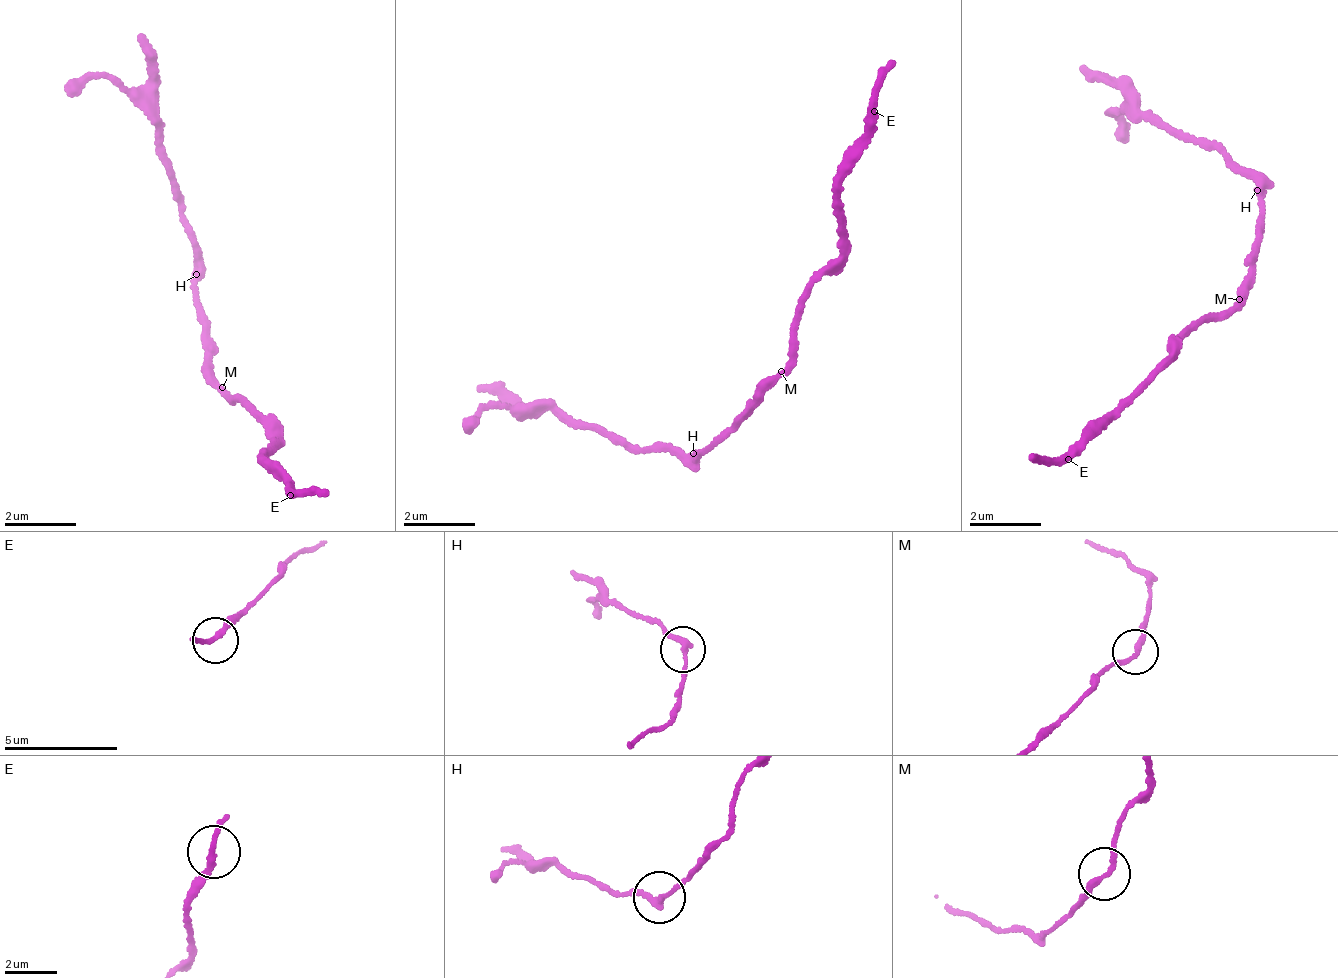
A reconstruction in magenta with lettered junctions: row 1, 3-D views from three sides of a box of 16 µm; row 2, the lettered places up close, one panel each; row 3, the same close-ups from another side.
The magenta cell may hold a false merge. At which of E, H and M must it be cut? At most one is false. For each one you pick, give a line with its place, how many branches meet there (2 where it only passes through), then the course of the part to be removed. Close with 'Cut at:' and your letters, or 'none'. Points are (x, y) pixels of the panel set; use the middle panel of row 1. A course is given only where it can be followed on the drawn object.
H: place (693, 453); branches 2; course (694, 453), (652, 453), (557, 405), (492, 406), (462, 427)
Cut at: H

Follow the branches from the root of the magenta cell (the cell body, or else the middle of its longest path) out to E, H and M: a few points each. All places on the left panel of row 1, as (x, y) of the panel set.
E: (212, 364), (217, 383), (261, 419), (271, 442), (263, 462), (278, 474), (278, 482), (290, 495)
H: (212, 364), (212, 333), (199, 326), (199, 303), (194, 299), (194, 283), (199, 272)
M: (212, 364), (217, 383), (222, 387)

